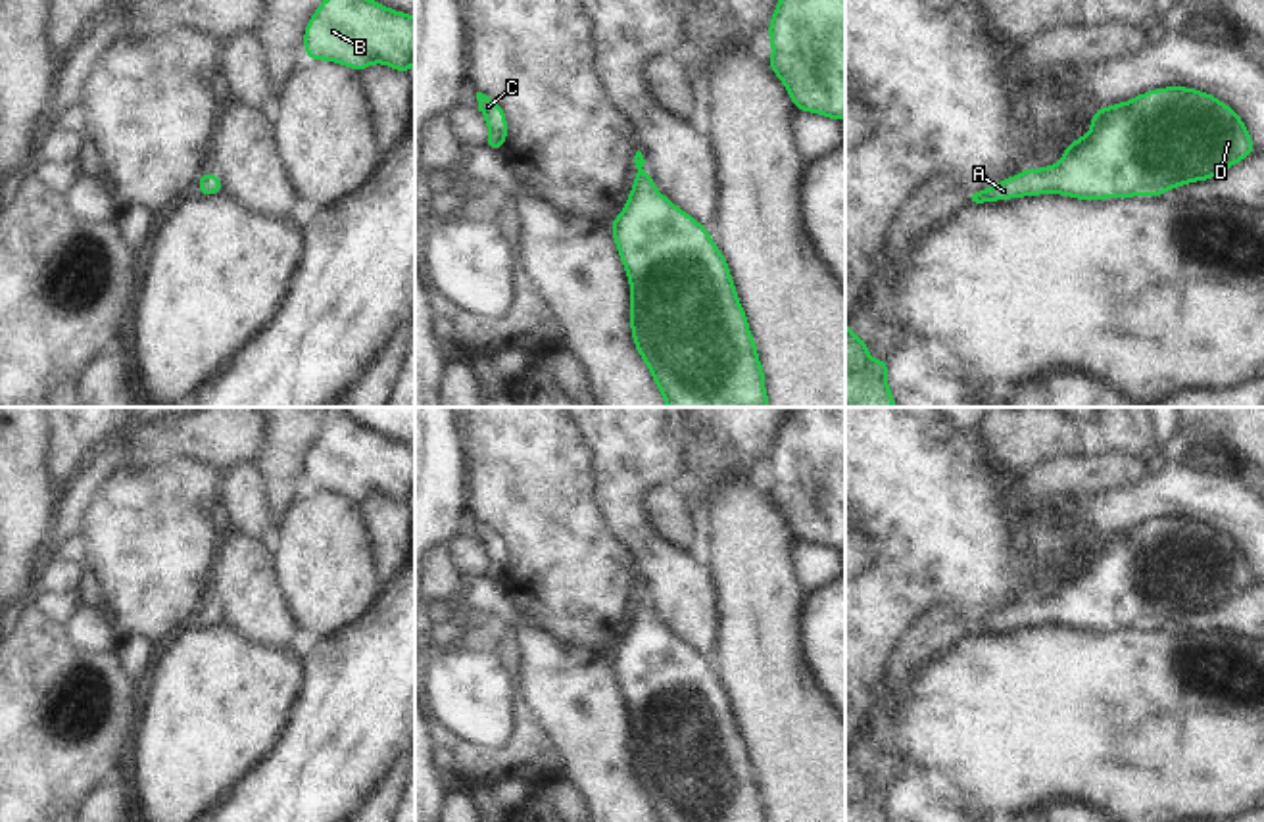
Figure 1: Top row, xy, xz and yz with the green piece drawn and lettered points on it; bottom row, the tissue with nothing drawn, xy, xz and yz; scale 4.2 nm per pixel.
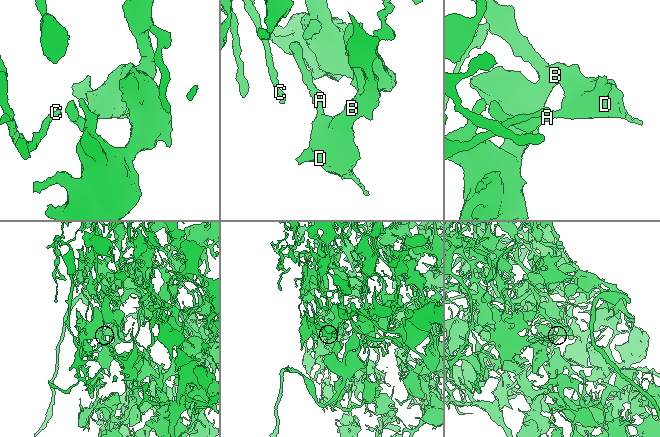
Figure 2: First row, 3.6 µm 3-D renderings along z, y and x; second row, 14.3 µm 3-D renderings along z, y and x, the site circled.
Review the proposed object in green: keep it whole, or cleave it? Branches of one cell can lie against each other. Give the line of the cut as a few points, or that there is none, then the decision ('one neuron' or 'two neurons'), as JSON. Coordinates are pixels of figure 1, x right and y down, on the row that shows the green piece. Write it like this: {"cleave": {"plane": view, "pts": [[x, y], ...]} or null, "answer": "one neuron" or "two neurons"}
{"cleave": null, "answer": "one neuron"}

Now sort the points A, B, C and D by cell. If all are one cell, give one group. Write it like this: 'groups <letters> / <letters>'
groups A B C D

